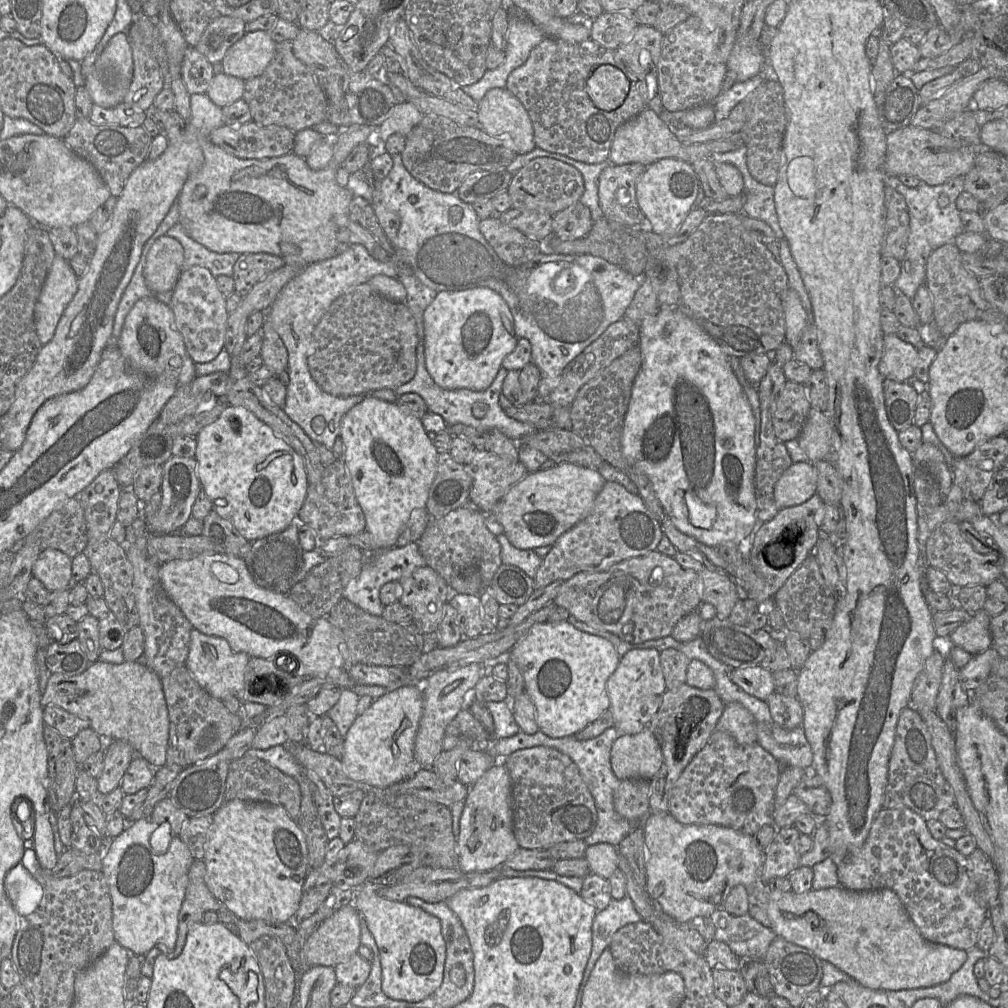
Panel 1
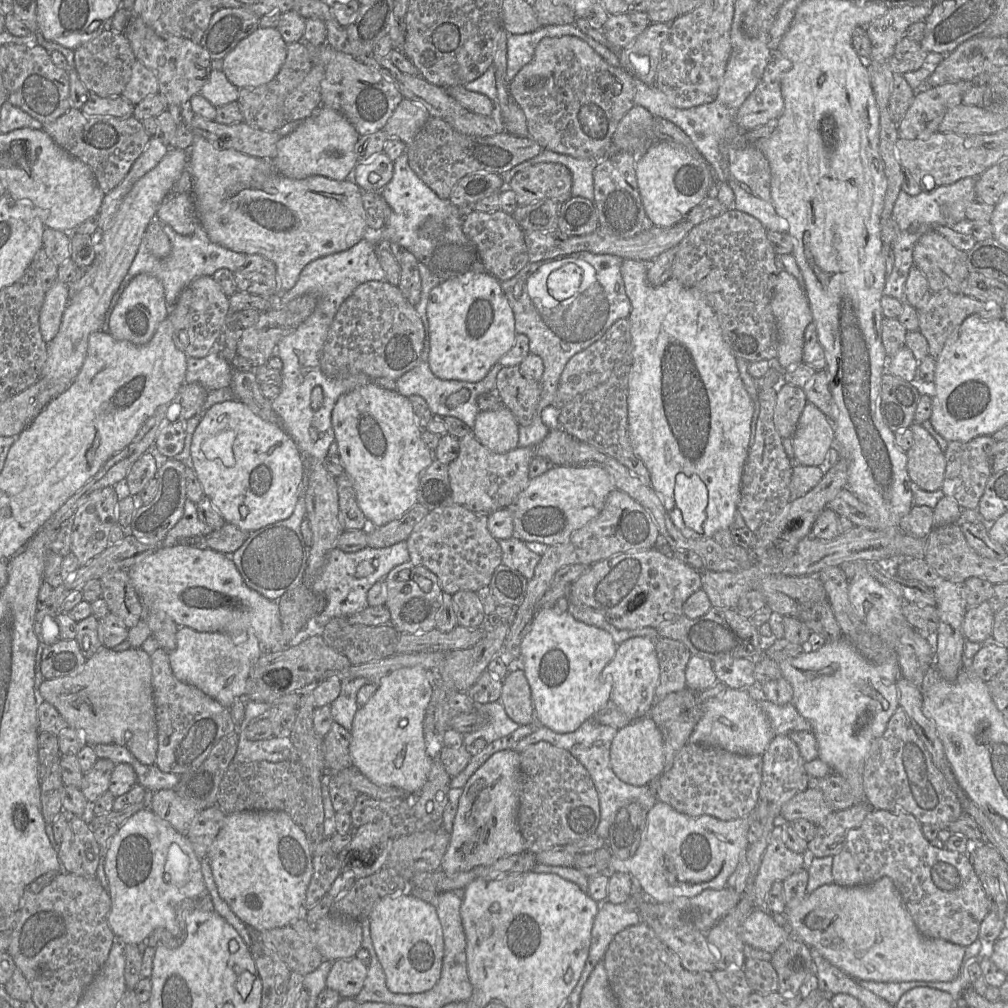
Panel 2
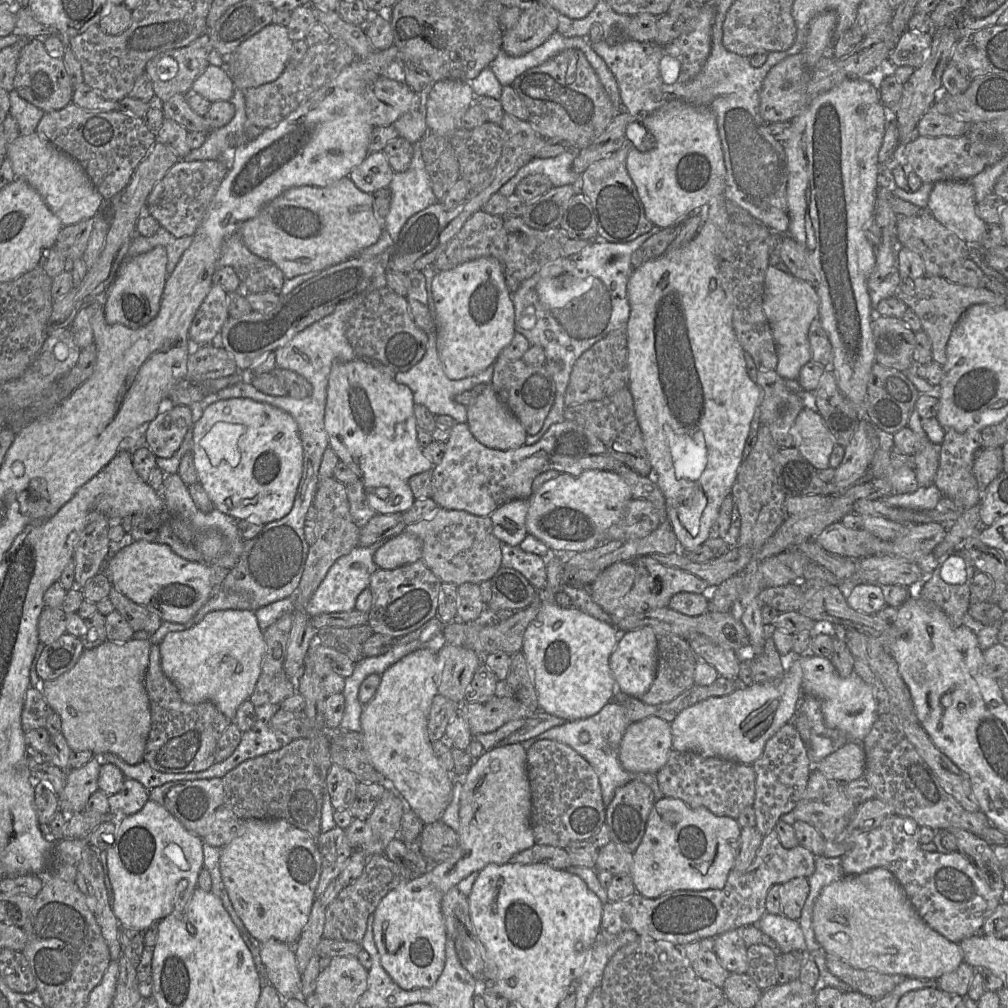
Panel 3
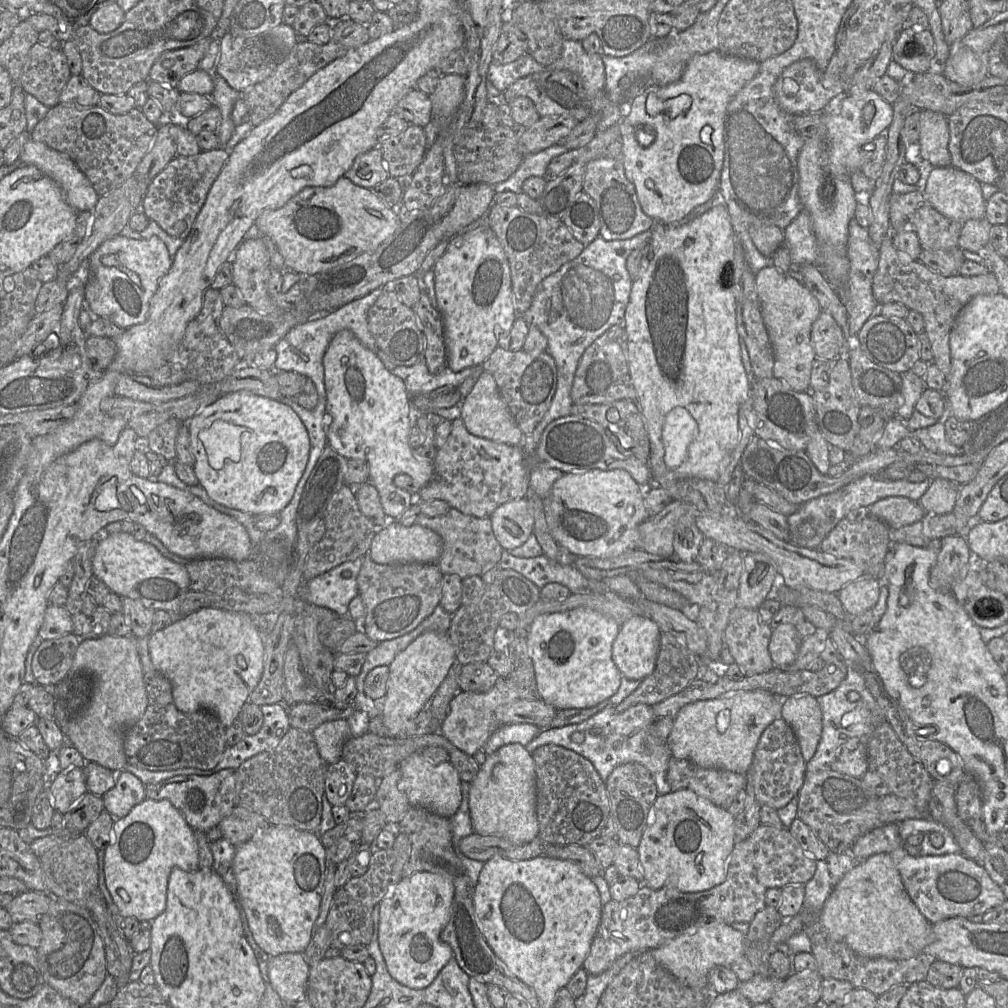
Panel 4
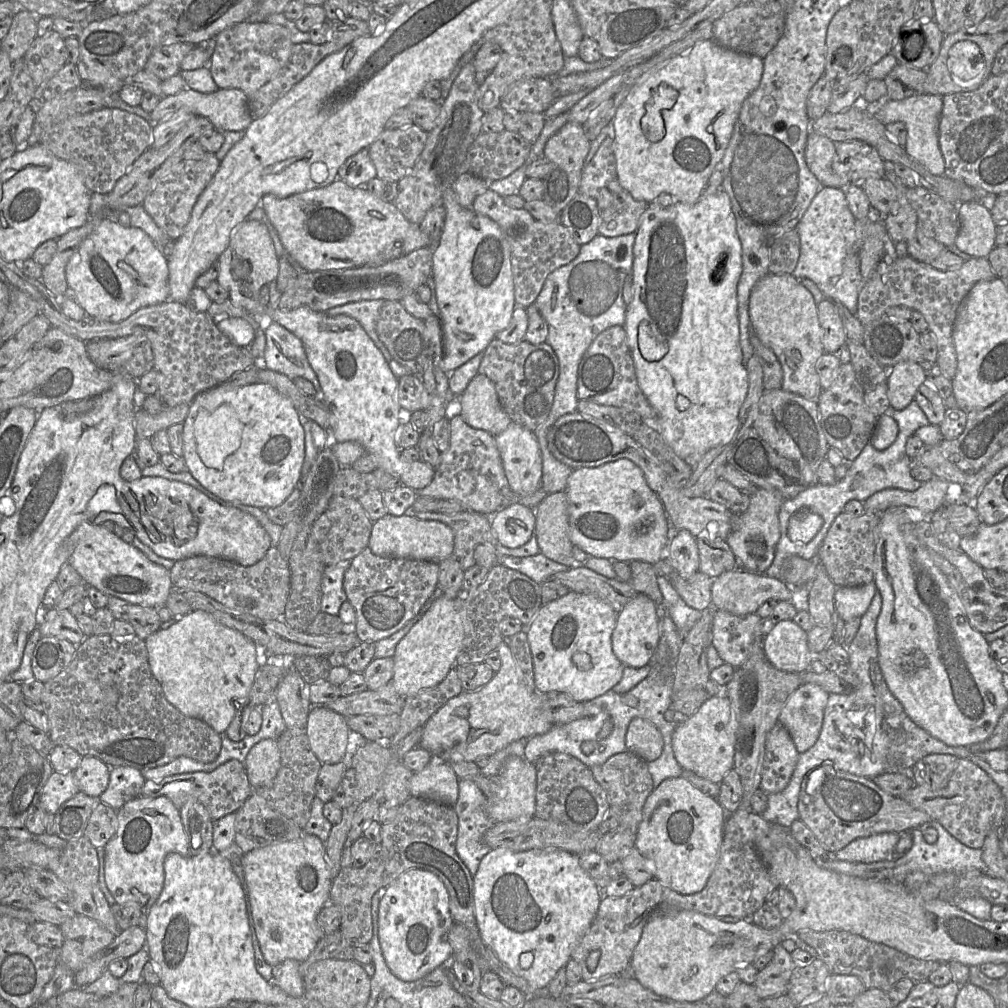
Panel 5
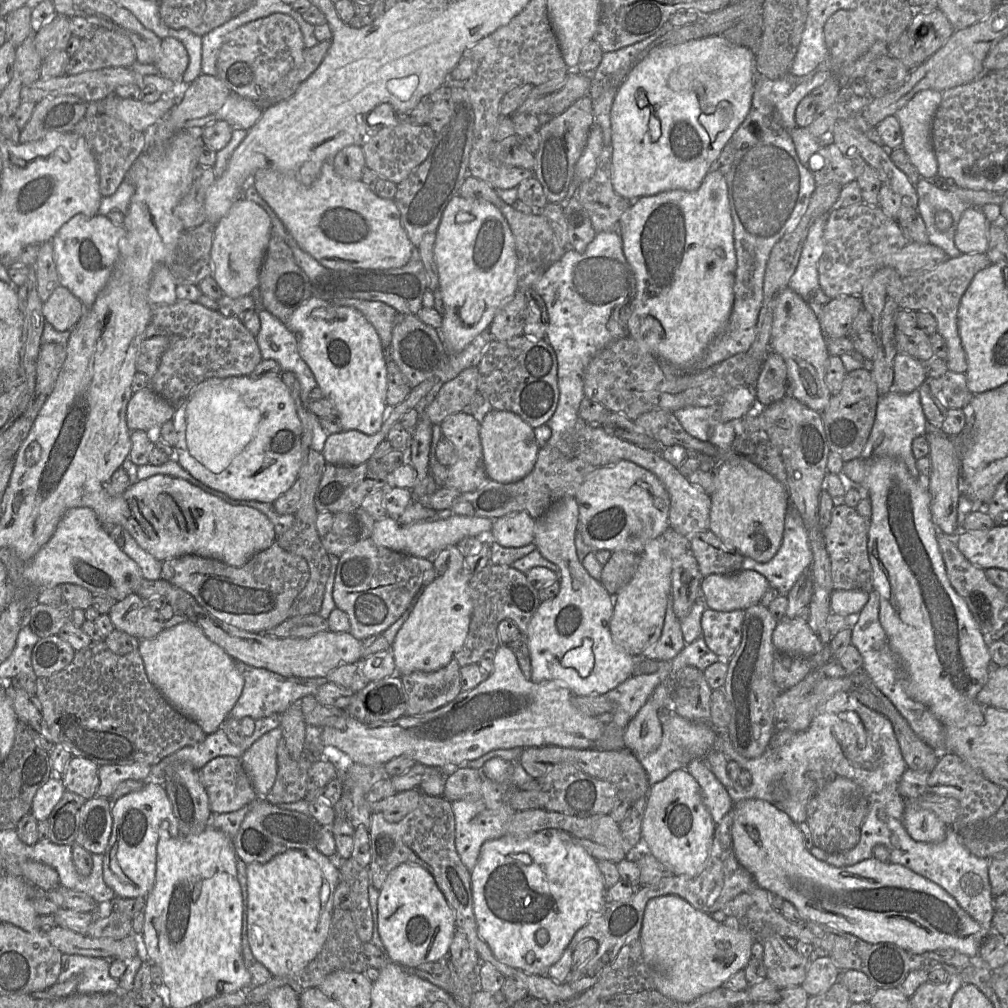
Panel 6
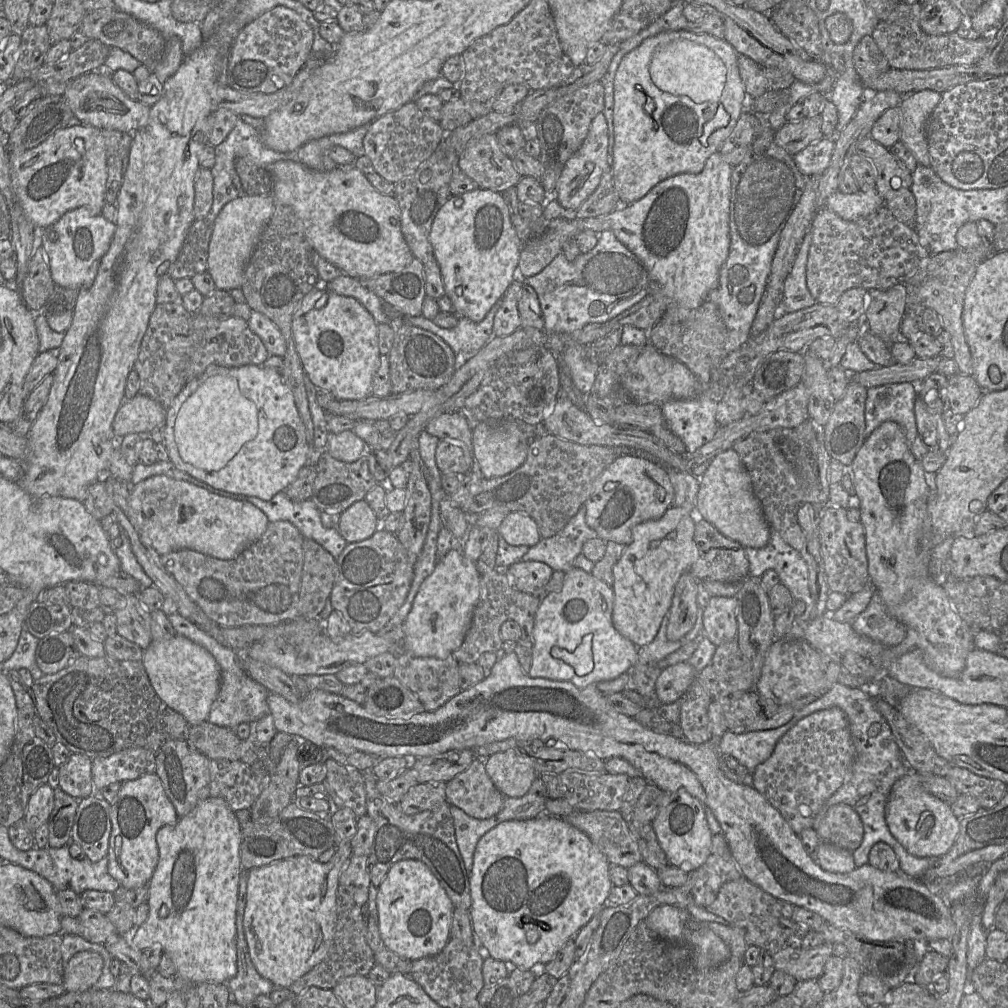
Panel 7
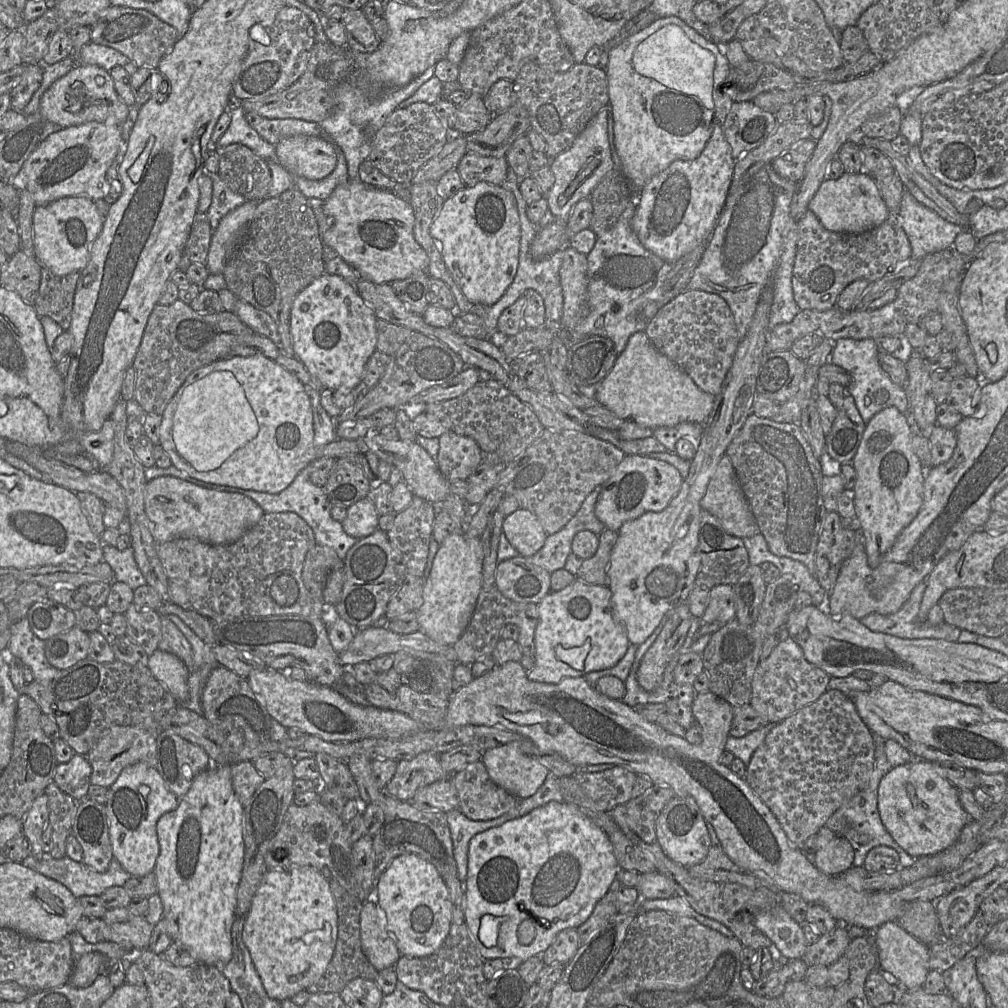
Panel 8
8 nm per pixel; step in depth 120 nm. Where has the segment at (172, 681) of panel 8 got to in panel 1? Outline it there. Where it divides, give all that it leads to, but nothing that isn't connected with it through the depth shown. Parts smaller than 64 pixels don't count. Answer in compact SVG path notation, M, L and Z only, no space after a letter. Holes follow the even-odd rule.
M193 628L184 666L203 690L222 701L227 696L235 696L243 690L244 673L250 658L245 652L234 652L225 639L203 634Z

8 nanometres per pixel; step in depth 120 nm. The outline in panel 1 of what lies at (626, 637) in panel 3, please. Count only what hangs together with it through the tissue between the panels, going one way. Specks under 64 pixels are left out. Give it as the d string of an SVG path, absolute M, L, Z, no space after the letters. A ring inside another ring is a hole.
M654 648L631 649L622 657L607 682L610 711L619 734L637 734L648 727L657 713L666 691L660 664L660 652Z

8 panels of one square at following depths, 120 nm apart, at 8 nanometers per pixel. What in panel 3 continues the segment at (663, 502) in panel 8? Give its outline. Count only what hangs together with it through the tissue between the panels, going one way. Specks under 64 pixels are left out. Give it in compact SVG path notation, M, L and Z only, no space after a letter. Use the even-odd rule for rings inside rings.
M587 469L578 475L563 472L546 481L528 498L526 528L528 534L544 542L554 552L588 551L599 543L607 543L602 542L602 534L621 518L632 498L628 484L616 471Z

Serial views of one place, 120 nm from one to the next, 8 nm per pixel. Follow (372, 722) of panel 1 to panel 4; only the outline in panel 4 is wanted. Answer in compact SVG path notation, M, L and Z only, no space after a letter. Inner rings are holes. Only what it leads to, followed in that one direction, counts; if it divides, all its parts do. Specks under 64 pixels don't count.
M426 631L405 650L398 653L389 665L387 691L382 700L383 724L396 736L406 721L415 718L432 698L456 662L455 648L448 633ZM414 752L398 764L398 769L401 774L398 788L405 794L410 806L421 807L446 818L455 814L462 798L461 780L449 761L431 763L420 752Z

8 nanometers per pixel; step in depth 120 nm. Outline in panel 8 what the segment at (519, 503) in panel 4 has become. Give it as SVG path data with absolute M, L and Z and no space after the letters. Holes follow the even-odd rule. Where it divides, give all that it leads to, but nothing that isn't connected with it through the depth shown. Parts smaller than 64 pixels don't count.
M518 508L505 517L502 530L513 548L523 557L536 554L547 537L537 516L523 508Z

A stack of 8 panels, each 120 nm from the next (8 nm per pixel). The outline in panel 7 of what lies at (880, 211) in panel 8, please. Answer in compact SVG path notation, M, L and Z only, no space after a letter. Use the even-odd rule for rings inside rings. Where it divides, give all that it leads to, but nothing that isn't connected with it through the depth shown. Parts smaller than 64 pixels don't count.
M876 188L858 190L852 194L844 194L838 190L827 198L824 208L844 220L853 221L873 214L884 205L884 202Z

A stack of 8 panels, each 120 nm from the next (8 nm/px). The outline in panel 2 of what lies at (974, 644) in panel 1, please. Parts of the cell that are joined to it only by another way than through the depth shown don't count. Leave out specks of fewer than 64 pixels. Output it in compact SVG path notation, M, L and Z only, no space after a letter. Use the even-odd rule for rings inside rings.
M988 601L968 608L962 624L962 632L967 641L984 644L992 640L995 612Z

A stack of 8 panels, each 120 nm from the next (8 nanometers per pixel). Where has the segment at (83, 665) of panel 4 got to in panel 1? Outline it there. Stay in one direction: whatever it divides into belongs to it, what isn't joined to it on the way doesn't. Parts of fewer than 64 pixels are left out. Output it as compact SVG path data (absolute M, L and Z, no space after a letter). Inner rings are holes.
M97 660L80 675L51 674L40 705L58 706L87 719L89 727L100 737L100 751L105 752L113 740L123 740L155 769L165 764L169 739L168 709L160 677L146 665L137 661L112 664Z

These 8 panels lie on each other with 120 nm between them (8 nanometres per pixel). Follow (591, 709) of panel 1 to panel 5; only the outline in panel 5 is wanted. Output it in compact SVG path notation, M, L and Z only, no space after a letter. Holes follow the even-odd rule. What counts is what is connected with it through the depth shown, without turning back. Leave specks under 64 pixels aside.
M575 591L542 605L527 626L537 690L565 693L578 702L591 701L612 690L622 679L625 667L612 650L617 615L607 603Z

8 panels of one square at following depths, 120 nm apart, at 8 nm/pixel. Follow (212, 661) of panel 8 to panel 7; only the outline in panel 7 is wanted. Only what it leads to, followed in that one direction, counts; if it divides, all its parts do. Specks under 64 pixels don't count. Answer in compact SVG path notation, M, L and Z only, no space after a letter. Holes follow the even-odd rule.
M179 613L167 616L178 635L182 635L205 648L216 660L220 669L220 689L211 706L208 722L232 730L241 723L257 722L270 714L267 703L269 691L254 681L243 669L240 657L229 648L219 644L215 639L200 630L195 624L183 618Z

